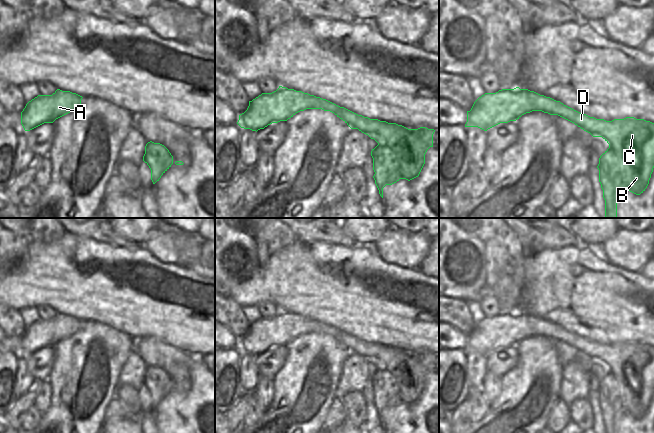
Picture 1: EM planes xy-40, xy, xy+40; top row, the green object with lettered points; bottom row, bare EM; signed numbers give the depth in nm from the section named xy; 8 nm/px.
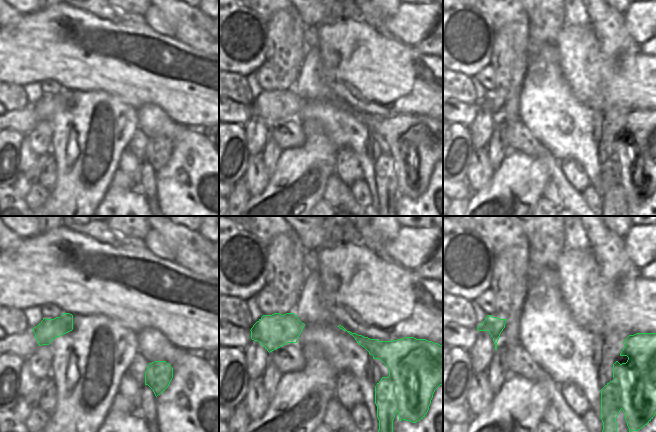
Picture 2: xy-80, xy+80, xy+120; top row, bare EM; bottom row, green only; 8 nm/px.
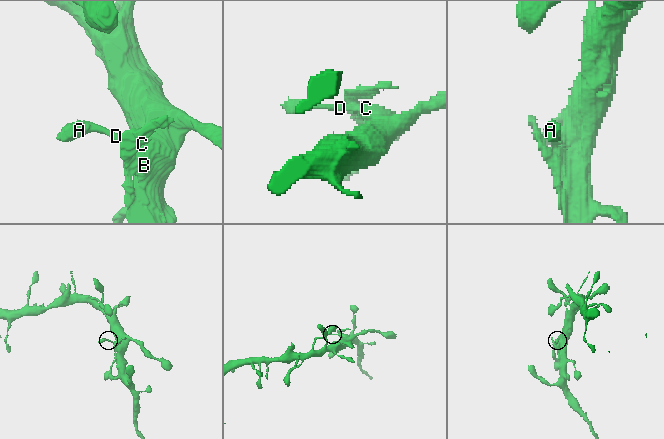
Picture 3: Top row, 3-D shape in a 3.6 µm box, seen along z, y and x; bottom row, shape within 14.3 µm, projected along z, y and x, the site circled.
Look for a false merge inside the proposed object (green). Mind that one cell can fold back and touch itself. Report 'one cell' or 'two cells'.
one cell

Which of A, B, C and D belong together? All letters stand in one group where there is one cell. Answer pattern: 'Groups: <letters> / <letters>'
Groups: A B C D

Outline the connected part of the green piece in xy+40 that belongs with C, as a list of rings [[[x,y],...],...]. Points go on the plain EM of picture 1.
[[[516,311],[514,313],[502,313],[496,317],[485,317],[479,321],[471,334],[467,335],[465,351],[478,351],[487,355],[500,347],[516,345],[522,339],[532,335],[558,339],[590,357],[593,361],[602,361],[609,368],[609,372],[600,380],[597,390],[605,433],[617,433],[617,422],[624,413],[636,419],[645,415],[654,392],[654,347],[650,345],[634,341],[612,345],[596,343],[580,337],[560,325],[528,313]]]

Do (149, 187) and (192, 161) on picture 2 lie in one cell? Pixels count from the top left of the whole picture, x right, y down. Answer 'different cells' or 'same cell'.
different cells

